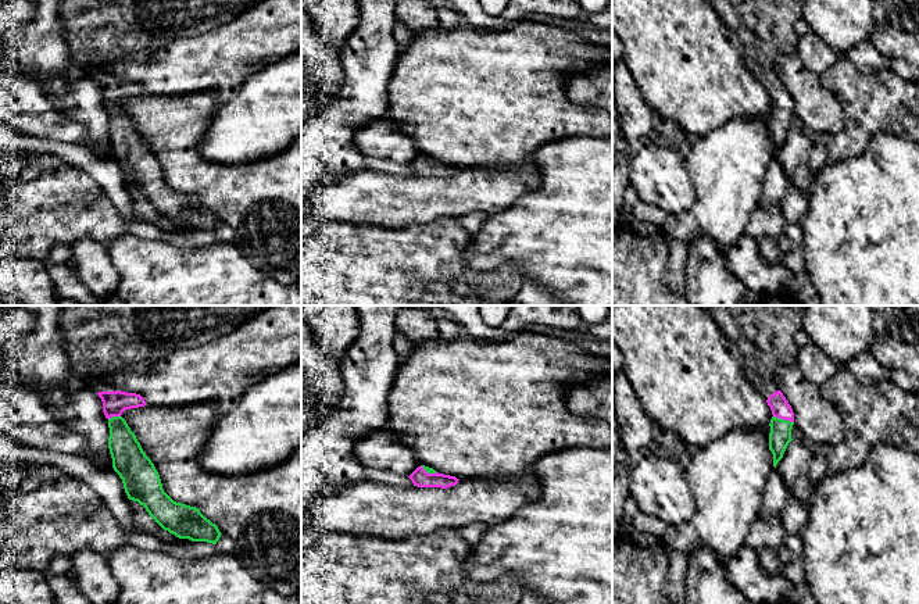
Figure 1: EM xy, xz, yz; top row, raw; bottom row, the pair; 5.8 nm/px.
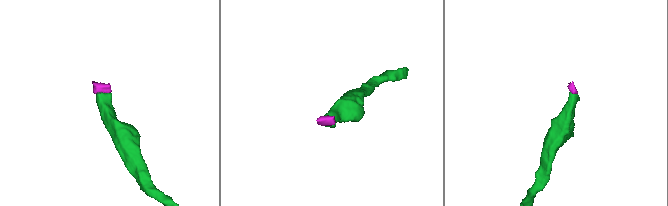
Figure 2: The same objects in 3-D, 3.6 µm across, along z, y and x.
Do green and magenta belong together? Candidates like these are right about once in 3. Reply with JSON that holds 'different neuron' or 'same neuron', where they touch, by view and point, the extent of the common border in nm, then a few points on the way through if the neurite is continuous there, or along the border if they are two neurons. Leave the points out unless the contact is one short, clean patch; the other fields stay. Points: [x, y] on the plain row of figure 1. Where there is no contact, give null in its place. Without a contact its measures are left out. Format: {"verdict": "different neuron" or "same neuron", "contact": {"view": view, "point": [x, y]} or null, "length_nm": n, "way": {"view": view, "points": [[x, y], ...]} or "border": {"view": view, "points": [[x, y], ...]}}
{"verdict": "same neuron", "contact": {"view": "yz", "point": [783, 108]}, "length_nm": 130, "way": {"view": "yz", "points": [[780, 118], [783, 108], [780, 97]]}}

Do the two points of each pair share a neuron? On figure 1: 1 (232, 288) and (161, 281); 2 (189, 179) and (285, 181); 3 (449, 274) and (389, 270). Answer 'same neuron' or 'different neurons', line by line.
1: same neuron
2: same neuron
3: same neuron

